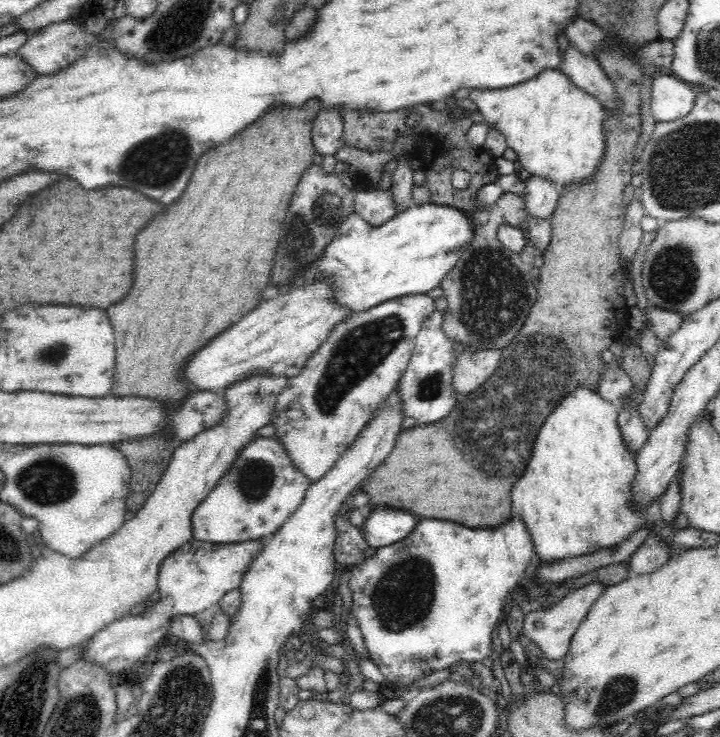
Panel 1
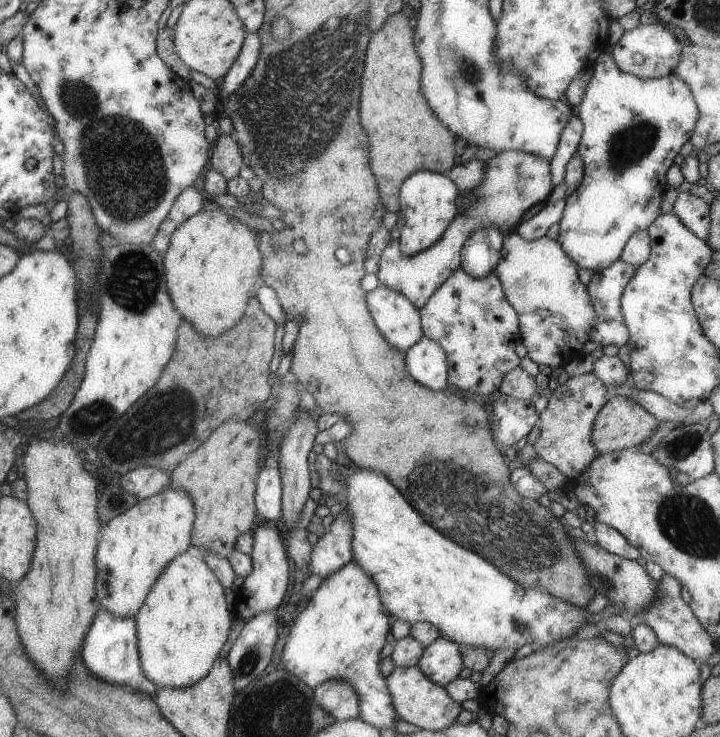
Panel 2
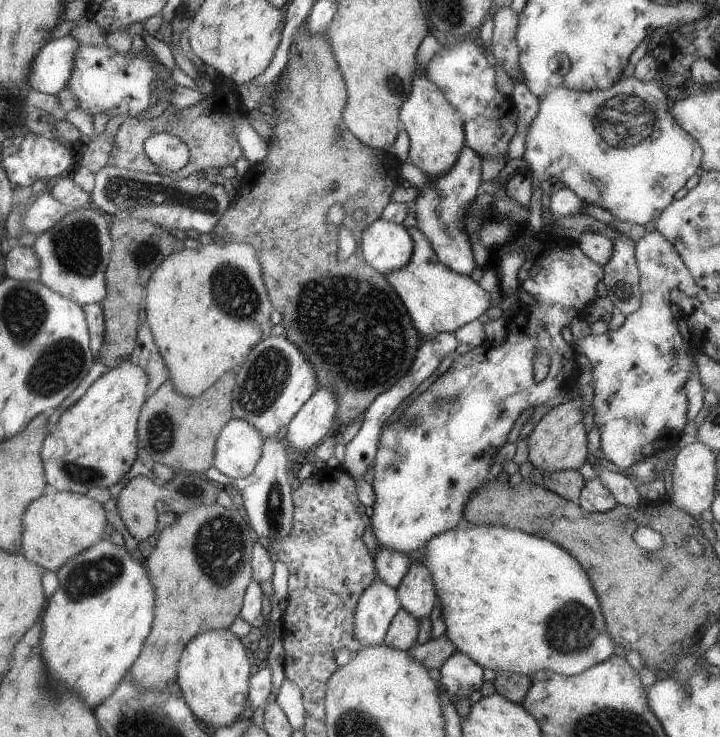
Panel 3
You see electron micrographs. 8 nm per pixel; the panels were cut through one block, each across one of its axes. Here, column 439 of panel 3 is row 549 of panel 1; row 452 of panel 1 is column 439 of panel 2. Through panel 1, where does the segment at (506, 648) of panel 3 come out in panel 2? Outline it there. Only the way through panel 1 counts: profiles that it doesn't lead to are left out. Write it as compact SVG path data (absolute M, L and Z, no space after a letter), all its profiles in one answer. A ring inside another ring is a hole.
M362 469L360 470L345 470L348 475L345 483L347 486L346 492L346 506L345 511L351 517L351 522L353 525L353 540L351 543L353 549L353 561L355 561L367 574L372 578L372 581L376 584L378 591L380 592L380 599L382 605L384 606L384 611L388 616L393 616L397 620L406 621L408 623L416 623L420 621L425 621L436 626L440 630L441 635L444 637L454 640L460 646L476 646L485 647L490 649L492 652L503 648L521 648L526 644L530 644L533 650L540 650L552 642L558 642L562 638L573 638L574 634L584 626L584 624L589 624L591 614L588 610L584 610L584 607L576 607L571 603L564 601L563 599L557 598L555 595L549 594L547 591L540 589L539 587L522 587L518 582L510 580L506 574L502 574L496 566L492 566L488 560L480 558L478 554L458 546L456 542L444 538L436 528L432 528L430 524L426 524L422 520L422 516L410 506L410 504L402 497L402 494L396 489L395 485L388 482L388 478L384 473L380 471L374 471L372 469Z

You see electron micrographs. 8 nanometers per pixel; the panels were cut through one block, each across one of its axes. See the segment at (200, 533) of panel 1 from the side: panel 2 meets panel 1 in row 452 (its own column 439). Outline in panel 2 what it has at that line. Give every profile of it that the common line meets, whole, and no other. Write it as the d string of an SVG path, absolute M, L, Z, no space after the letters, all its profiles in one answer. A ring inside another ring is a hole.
M520 151L498 152L487 161L480 186L466 197L460 196L457 214L440 240L416 255L403 255L399 240L391 240L383 251L379 270L375 273L379 285L388 286L406 296L418 309L422 309L432 294L461 268L464 244L474 231L496 226L503 233L512 232L530 213L541 207L554 188L550 161Z

